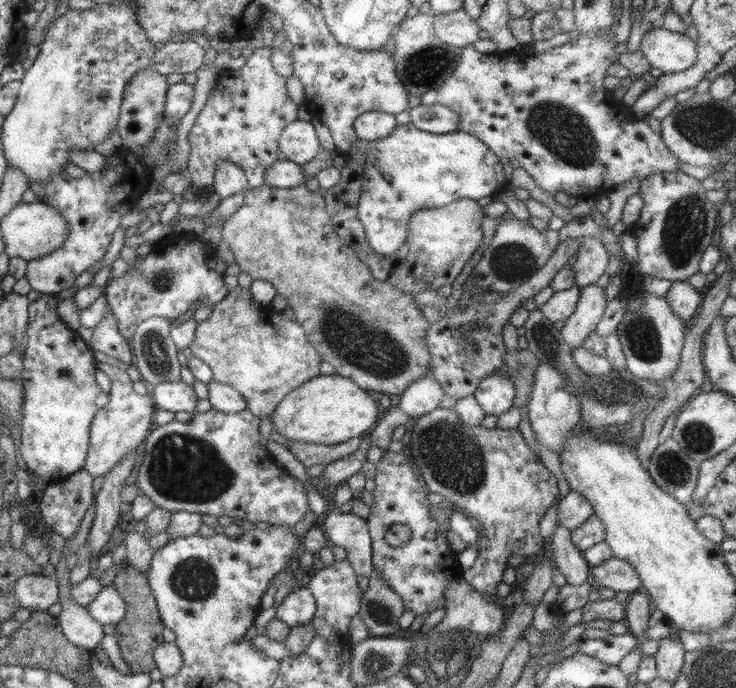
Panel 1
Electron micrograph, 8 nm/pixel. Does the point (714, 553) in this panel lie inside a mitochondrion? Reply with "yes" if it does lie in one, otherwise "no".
no

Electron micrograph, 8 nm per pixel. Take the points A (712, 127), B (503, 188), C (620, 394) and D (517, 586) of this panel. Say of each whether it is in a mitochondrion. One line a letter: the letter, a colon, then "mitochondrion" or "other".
A: mitochondrion
B: other
C: mitochondrion
D: other

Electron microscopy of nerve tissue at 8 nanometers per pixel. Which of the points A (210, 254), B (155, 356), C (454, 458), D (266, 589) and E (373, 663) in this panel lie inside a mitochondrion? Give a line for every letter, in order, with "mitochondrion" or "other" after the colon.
A: other
B: mitochondrion
C: mitochondrion
D: other
E: mitochondrion

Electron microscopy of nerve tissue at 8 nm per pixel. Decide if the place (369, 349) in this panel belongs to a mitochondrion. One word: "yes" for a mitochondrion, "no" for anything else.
yes

